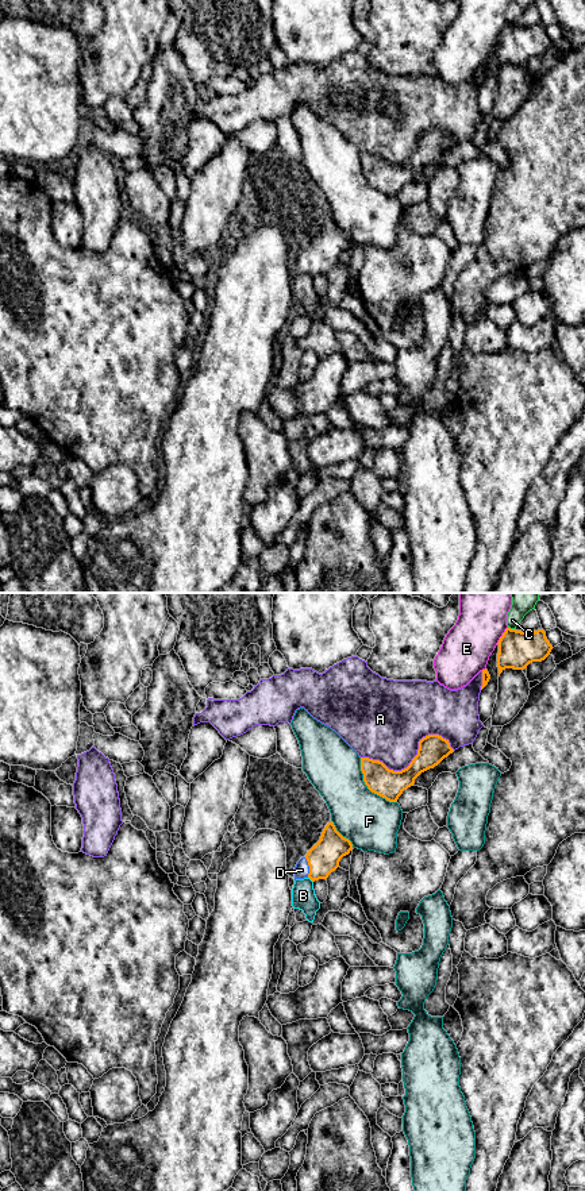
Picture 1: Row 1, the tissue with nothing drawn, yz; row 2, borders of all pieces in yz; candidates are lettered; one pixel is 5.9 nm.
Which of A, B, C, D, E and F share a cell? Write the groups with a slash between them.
A / B / C / D / E / F

